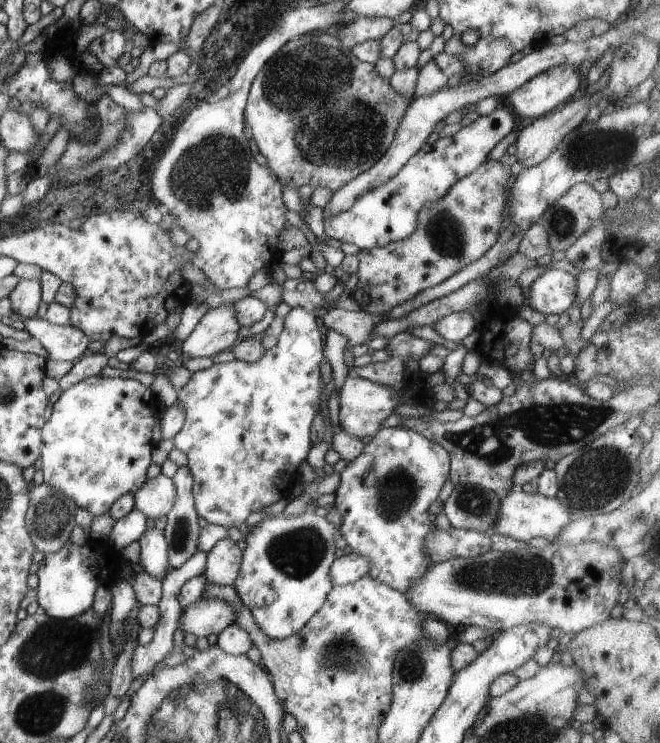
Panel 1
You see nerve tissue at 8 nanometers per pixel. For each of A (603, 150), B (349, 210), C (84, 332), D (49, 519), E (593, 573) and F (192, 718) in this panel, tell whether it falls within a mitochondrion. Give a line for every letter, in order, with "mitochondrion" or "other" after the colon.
A: mitochondrion
B: other
C: other
D: mitochondrion
E: other
F: mitochondrion

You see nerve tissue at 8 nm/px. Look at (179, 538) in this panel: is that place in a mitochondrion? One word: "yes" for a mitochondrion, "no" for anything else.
yes

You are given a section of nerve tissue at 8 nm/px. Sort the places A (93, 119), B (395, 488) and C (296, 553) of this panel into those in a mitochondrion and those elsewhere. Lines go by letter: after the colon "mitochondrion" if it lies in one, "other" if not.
A: other
B: mitochondrion
C: mitochondrion

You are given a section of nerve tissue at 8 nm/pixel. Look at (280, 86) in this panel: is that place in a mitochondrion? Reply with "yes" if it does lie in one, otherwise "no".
yes

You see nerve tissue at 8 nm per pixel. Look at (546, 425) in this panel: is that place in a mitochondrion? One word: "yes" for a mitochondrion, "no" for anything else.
yes

